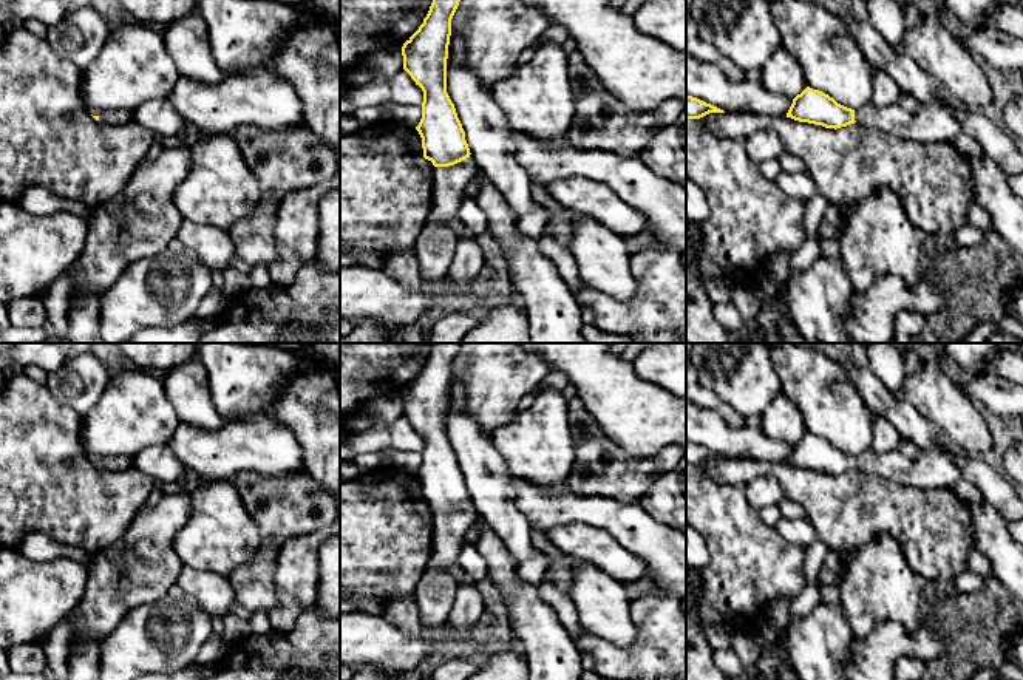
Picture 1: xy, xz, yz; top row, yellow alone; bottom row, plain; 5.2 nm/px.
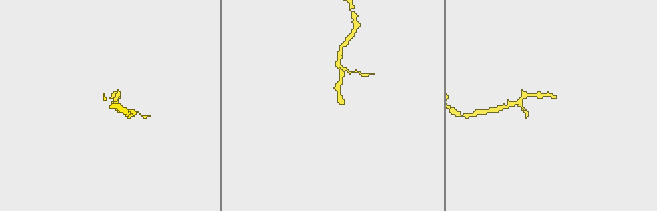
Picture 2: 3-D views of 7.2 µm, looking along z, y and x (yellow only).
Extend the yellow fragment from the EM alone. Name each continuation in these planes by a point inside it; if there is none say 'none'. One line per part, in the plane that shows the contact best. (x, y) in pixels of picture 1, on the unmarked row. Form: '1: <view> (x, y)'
1: xz (436, 589)

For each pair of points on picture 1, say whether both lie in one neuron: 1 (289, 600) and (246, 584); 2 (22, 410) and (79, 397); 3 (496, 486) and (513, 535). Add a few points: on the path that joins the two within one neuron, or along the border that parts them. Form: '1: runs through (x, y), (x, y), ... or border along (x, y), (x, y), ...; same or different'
1: border along (275, 558), (275, 606), (269, 612); different
2: border along (45, 385), (57, 401), (70, 405), (82, 416); different
3: runs through (496, 498), (499, 512), (509, 523); same

